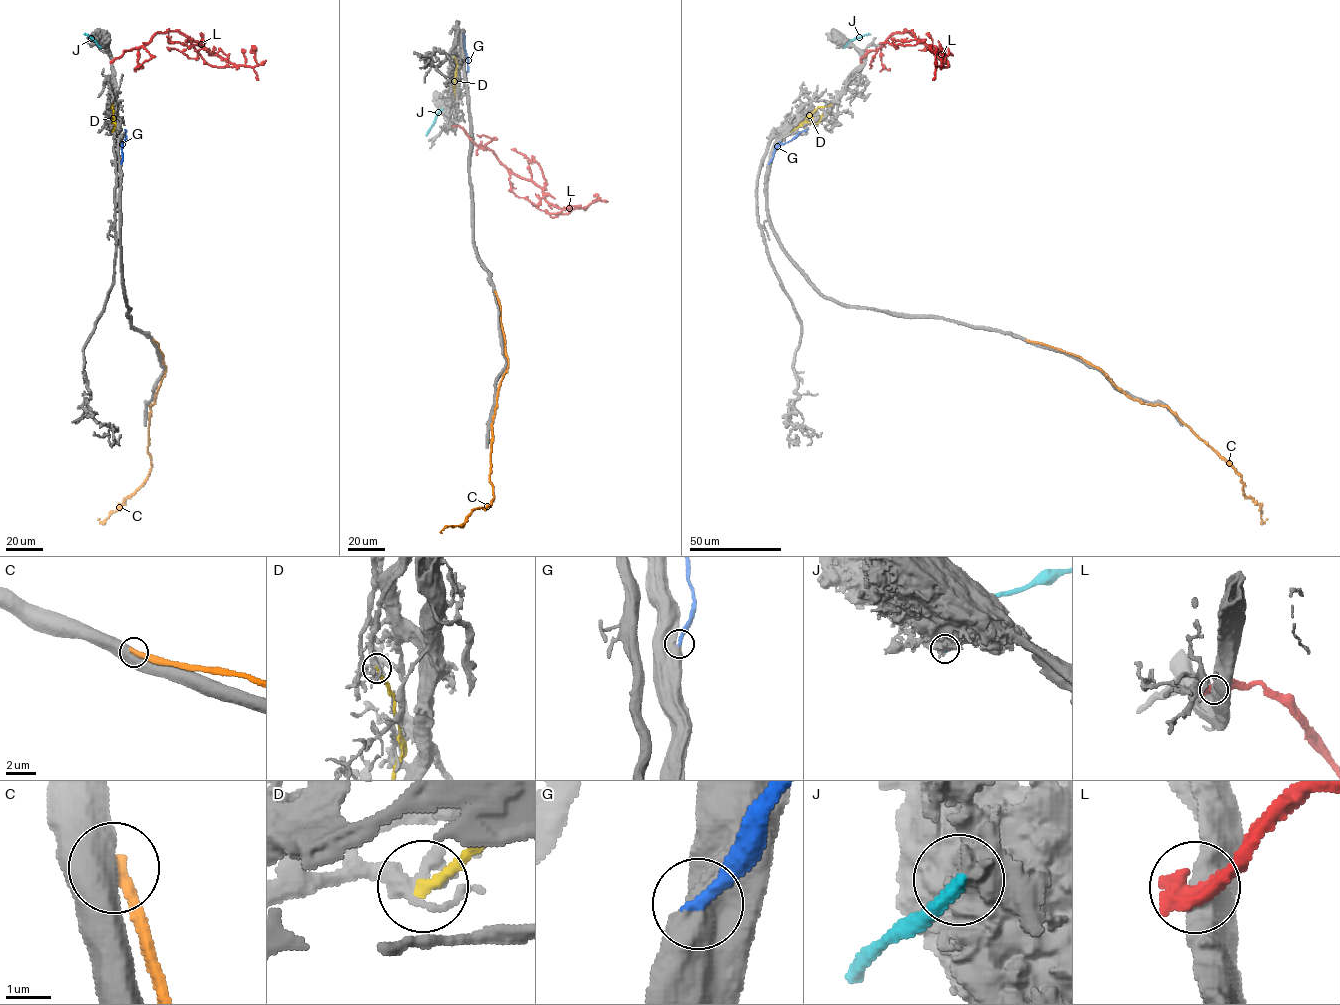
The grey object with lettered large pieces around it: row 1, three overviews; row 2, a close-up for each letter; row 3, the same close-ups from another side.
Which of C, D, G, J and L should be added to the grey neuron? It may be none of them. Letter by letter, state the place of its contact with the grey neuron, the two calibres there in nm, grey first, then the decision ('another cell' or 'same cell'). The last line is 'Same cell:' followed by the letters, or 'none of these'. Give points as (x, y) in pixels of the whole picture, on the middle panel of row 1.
C: meets grey at (495, 291); 700 nm thick on the grey side, 340 nm on the other; another cell
D: meets grey at (454, 55); 360 nm thick on the grey side, 200 nm on the other; another cell
G: meets grey at (463, 34); 750 nm thick on the grey side, 280 nm on the other; same cell
J: meets grey at (443, 108); 800 nm thick on the grey side, 320 nm on the other; another cell
L: meets grey at (453, 126); 800 nm thick on the grey side, 600 nm on the other; another cell
Same cell: G

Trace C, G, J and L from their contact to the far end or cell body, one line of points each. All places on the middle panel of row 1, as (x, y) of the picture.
C: (495, 291), (508, 364), (492, 424), (493, 499), (485, 508), (475, 508), (463, 525), (446, 526), (440, 532)
G: (463, 34), (467, 72)
J: (443, 108), (426, 135)
L: (453, 126), (459, 126), (510, 171), (539, 186), (549, 202), (561, 209), (577, 207), (548, 213), (533, 203)

